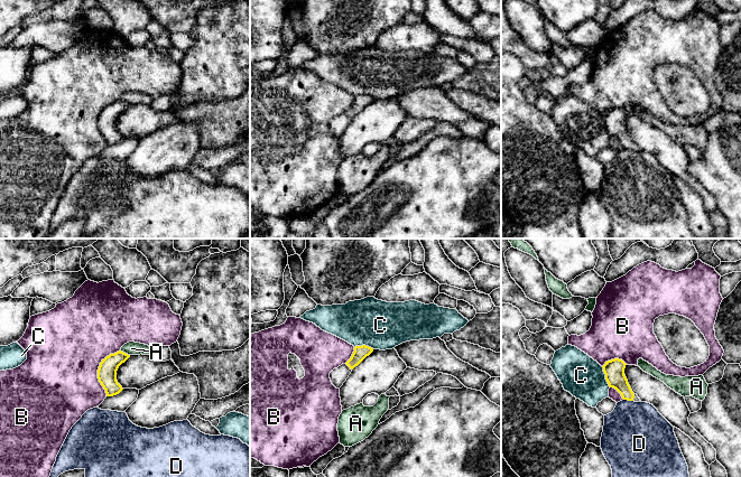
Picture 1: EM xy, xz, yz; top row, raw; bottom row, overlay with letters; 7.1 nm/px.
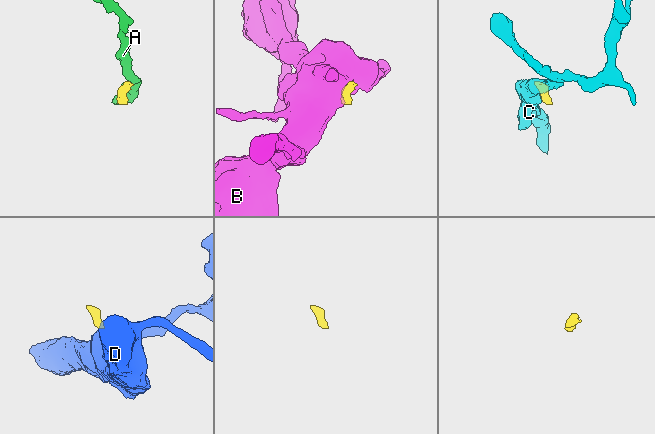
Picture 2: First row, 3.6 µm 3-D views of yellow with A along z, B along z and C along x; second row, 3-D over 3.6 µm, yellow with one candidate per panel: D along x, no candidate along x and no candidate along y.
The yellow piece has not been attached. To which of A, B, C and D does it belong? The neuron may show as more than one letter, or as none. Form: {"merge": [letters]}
{"merge": []}

